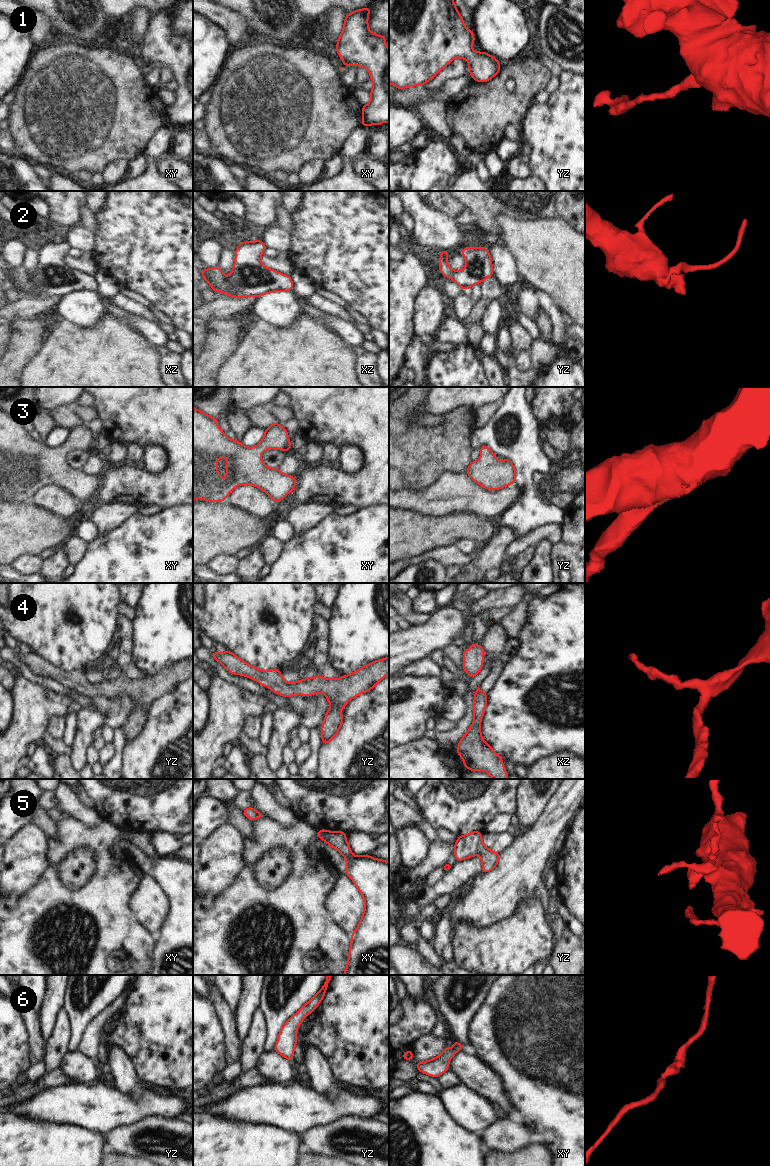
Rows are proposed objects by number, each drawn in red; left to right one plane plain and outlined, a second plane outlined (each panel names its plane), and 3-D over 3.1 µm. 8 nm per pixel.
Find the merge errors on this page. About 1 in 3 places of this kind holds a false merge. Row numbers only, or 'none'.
none

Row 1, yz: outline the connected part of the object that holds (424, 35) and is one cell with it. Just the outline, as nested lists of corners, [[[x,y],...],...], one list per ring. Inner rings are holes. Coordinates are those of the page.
[[[389,0],[389,83],[399,90],[421,86],[457,57],[469,61],[473,80],[487,82],[501,66],[486,52],[473,51],[474,41],[454,0]]]

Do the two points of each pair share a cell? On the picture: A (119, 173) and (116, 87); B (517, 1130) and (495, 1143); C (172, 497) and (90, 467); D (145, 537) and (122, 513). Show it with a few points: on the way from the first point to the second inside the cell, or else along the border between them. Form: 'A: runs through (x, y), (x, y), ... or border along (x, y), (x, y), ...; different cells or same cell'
A: border along (127, 159), (114, 158), (101, 171); different cells
B: runs through (512, 1134), (504, 1134), (500, 1138); same cell
C: border along (107, 463), (99, 476); different cells
D: border along (137, 511), (106, 530); different cells

